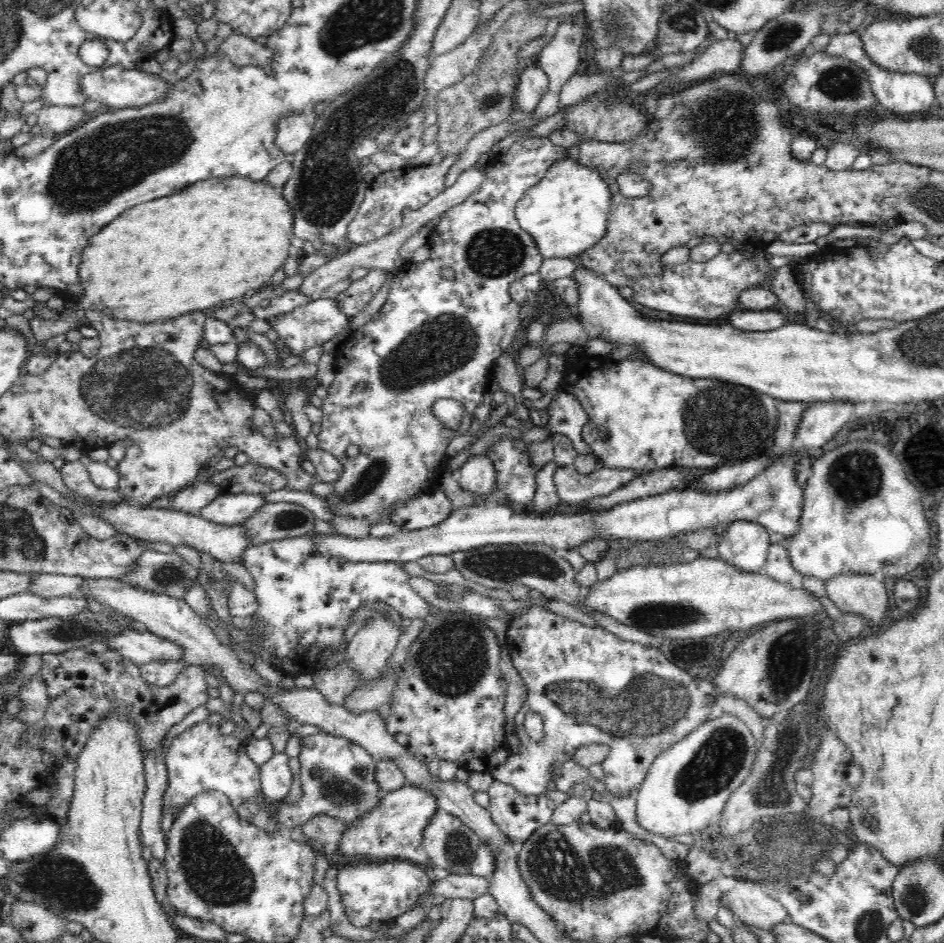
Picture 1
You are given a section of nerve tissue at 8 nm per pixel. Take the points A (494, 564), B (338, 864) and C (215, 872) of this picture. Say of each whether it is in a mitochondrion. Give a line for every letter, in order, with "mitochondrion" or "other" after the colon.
A: mitochondrion
B: other
C: mitochondrion

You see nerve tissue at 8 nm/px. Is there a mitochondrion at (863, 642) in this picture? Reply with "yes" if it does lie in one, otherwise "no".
no

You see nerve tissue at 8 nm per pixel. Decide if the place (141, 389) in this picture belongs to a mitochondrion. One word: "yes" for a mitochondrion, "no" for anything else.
yes

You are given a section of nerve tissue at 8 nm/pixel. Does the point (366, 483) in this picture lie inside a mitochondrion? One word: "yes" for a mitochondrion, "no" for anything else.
yes

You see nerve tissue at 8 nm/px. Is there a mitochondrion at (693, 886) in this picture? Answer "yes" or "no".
no

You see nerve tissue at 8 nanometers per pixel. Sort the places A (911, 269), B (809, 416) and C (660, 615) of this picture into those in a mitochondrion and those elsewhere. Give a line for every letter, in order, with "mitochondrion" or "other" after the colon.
A: other
B: other
C: mitochondrion

